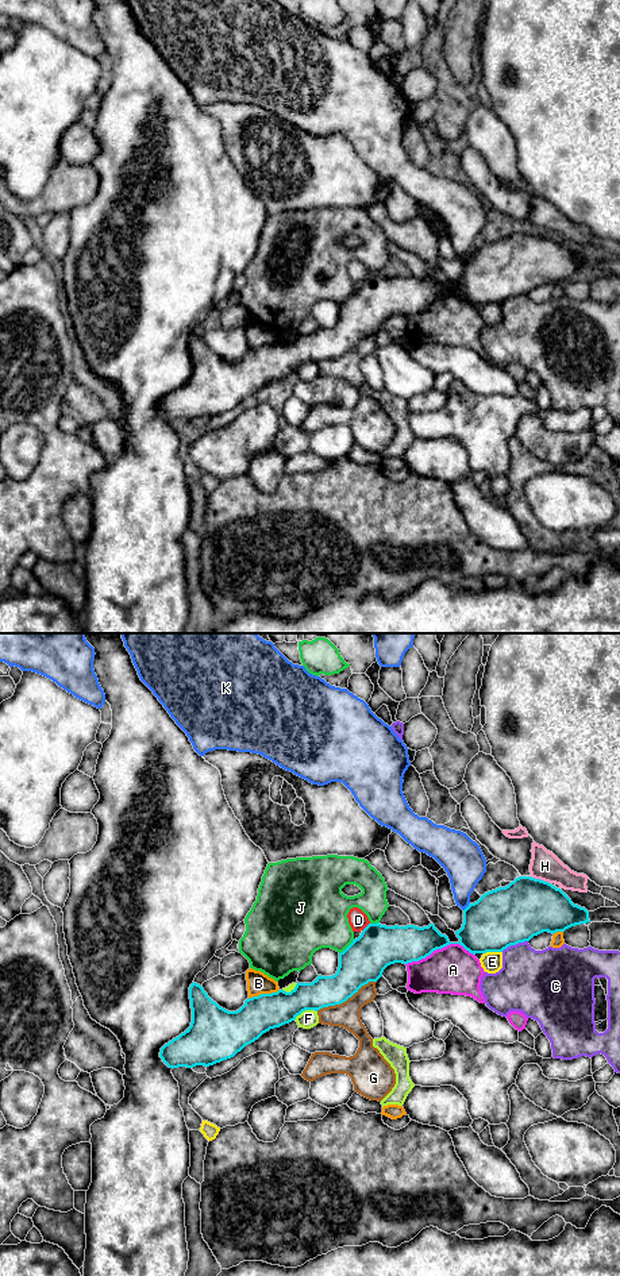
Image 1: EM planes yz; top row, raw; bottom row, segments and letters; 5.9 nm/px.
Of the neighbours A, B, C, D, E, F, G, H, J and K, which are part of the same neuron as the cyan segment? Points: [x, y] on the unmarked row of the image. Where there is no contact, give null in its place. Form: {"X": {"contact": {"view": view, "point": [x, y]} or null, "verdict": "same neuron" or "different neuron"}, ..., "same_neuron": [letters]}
{"A": {"contact": {"view": "yz", "point": [439, 300]}, "verdict": "different neuron"}, "B": {"contact": {"view": "yz", "point": [264, 346]}, "verdict": "different neuron"}, "C": {"contact": {"view": "yz", "point": [513, 296]}, "verdict": "different neuron"}, "D": {"contact": {"view": "yz", "point": [366, 278]}, "verdict": "different neuron"}, "E": {"contact": {"view": "yz", "point": [492, 303]}, "verdict": "different neuron"}, "F": {"contact": {"view": "yz", "point": [304, 362]}, "verdict": "different neuron"}, "G": {"contact": {"view": "yz", "point": [346, 351]}, "verdict": "different neuron"}, "H": {"contact": {"view": "yz", "point": [539, 231]}, "verdict": "different neuron"}, "J": {"contact": {"view": "yz", "point": [347, 299]}, "verdict": "different neuron"}, "K": {"contact": {"view": "yz", "point": [468, 258]}, "verdict": "different neuron"}, "same_neuron": []}

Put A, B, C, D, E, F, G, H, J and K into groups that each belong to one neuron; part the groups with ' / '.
A / B / C / D / E / F / G / H / J / K

